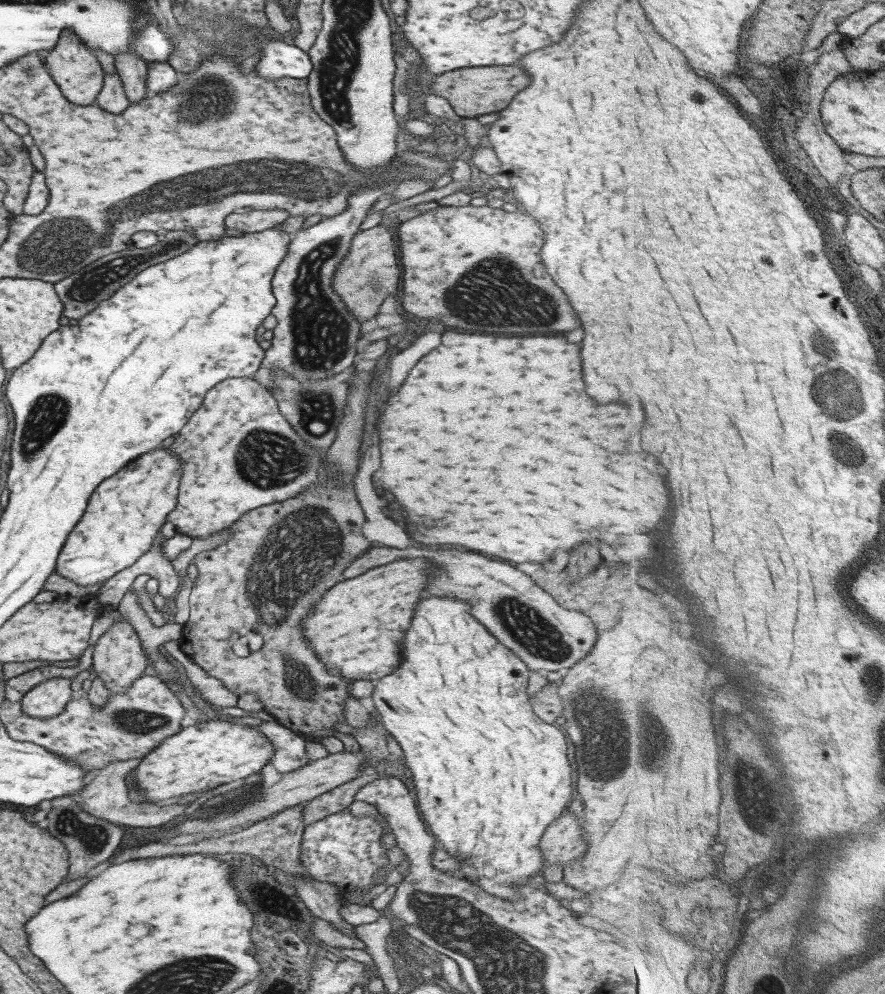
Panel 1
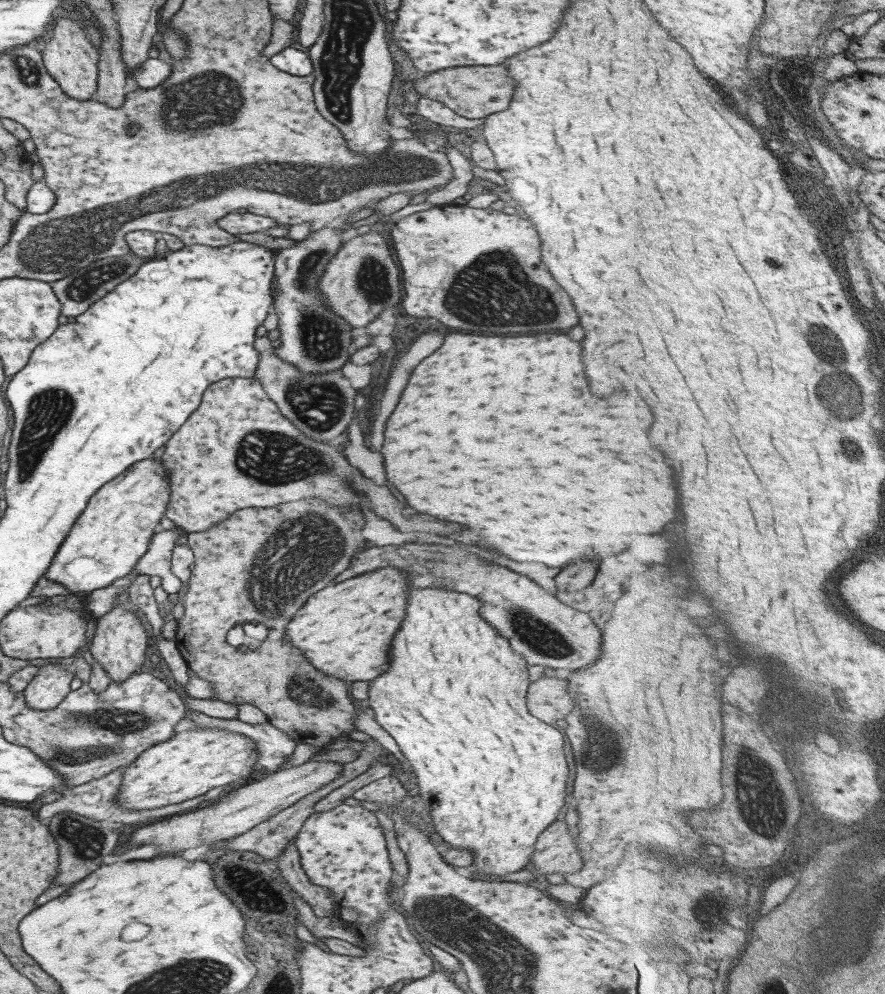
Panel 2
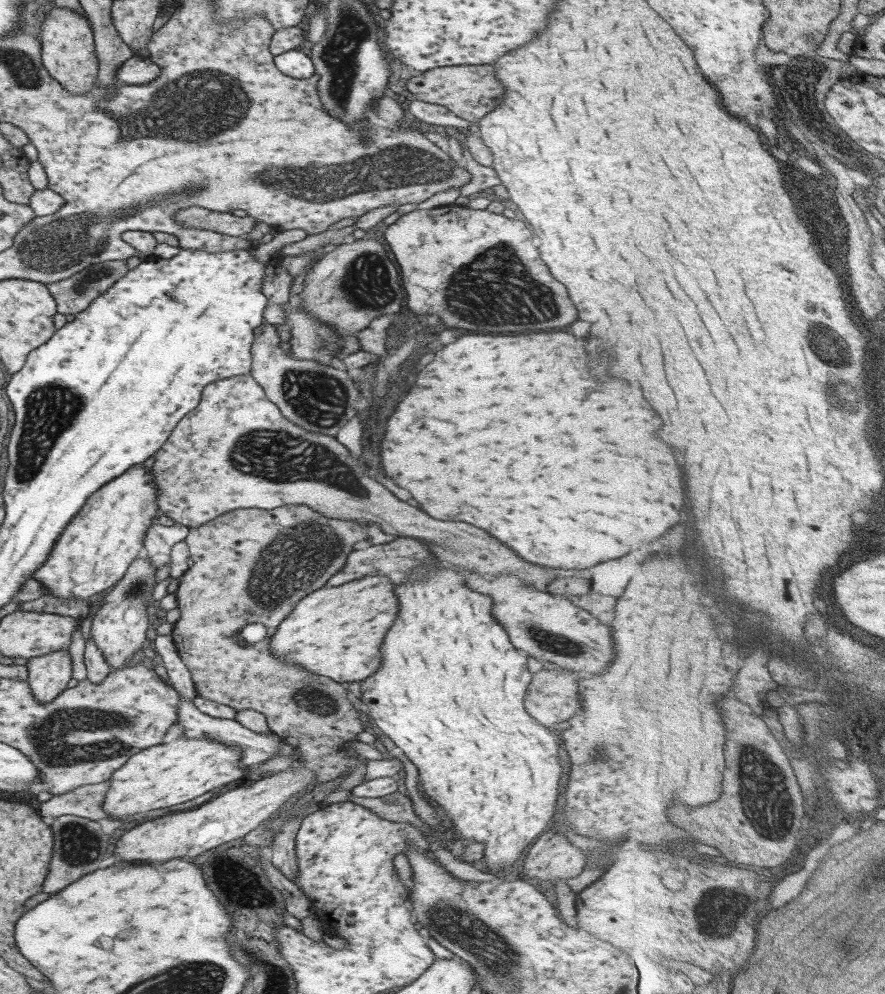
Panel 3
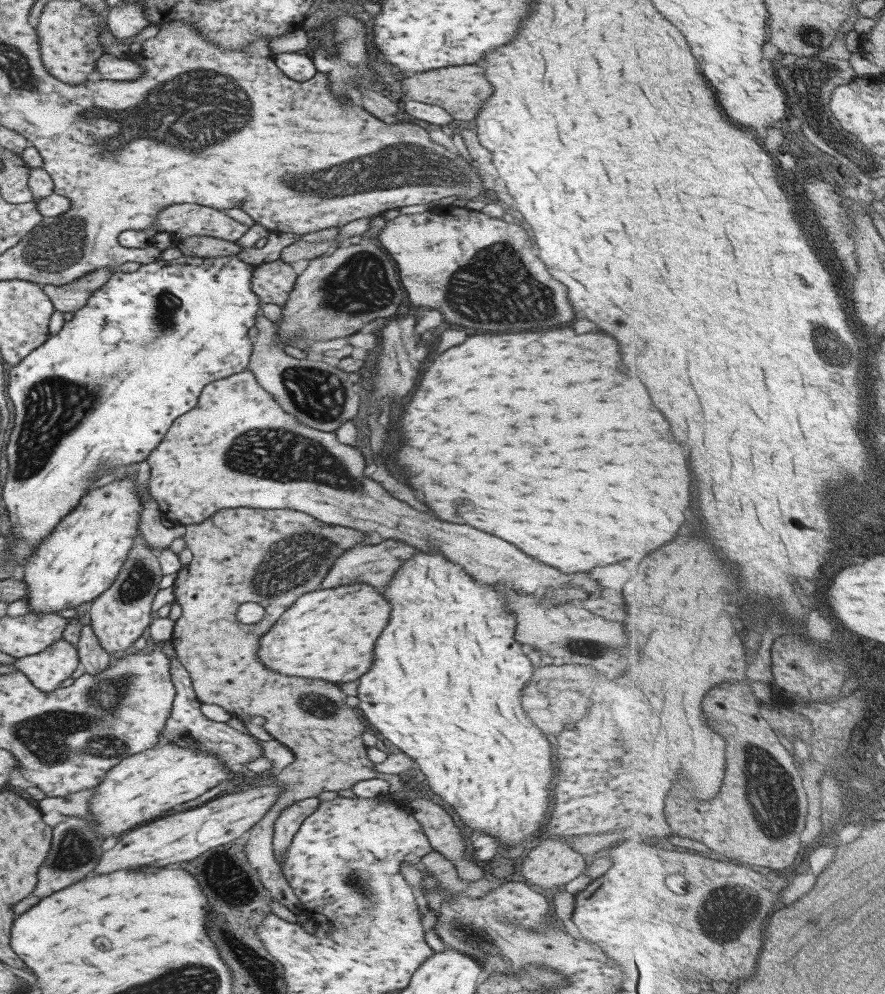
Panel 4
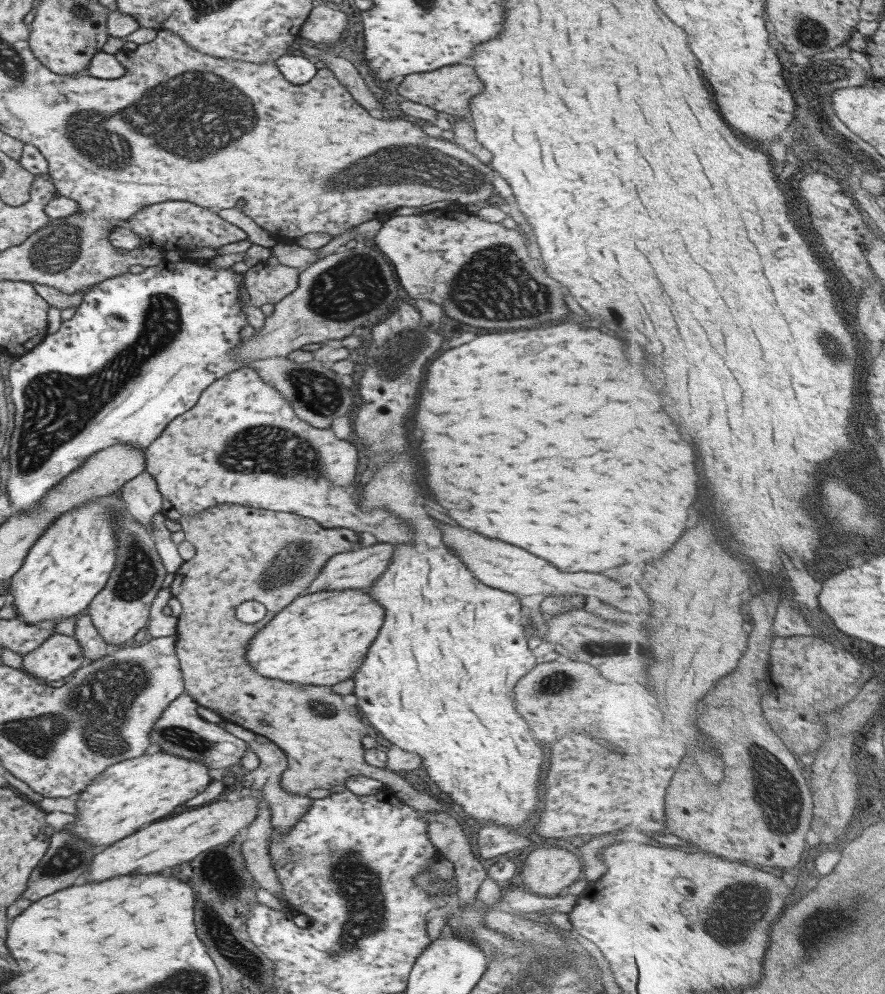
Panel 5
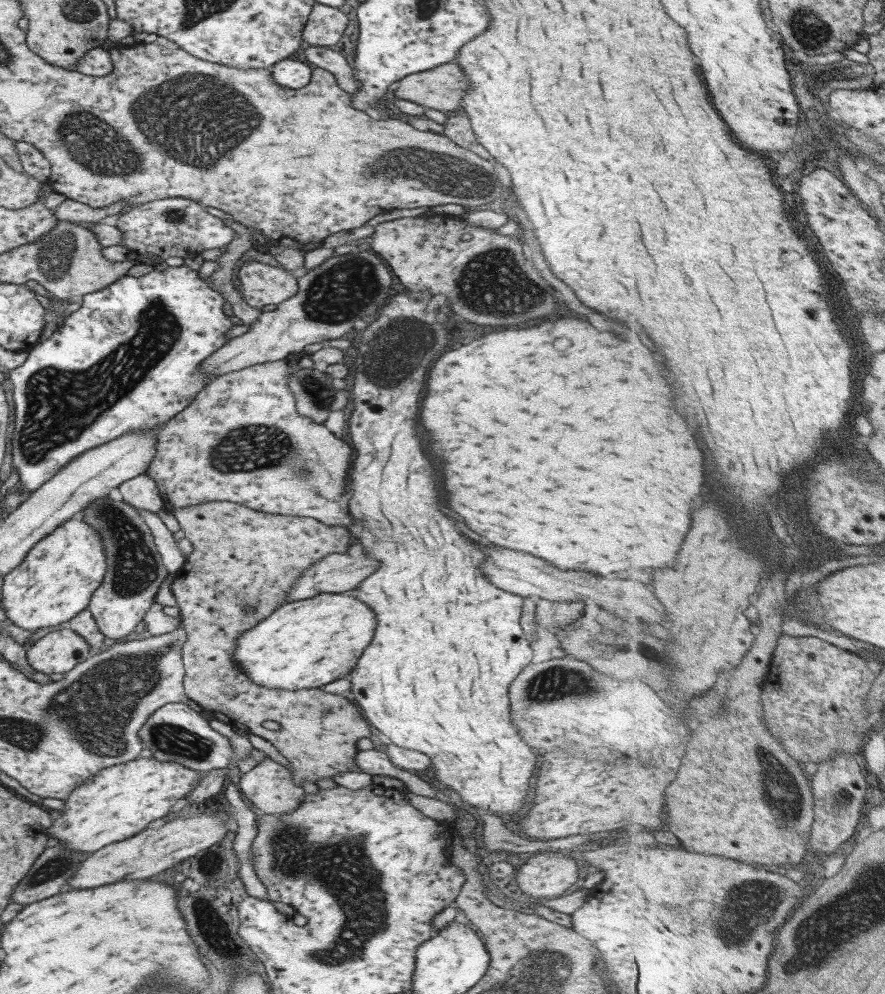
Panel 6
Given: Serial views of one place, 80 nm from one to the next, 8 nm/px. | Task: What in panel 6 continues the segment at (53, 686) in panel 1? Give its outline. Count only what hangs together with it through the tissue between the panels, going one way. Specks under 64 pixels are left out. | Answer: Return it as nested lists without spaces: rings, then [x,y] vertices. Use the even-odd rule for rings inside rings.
[[[66,626],[47,633],[26,648],[27,664],[33,671],[45,676],[55,673],[63,675],[88,657],[89,646],[85,644],[85,640]]]

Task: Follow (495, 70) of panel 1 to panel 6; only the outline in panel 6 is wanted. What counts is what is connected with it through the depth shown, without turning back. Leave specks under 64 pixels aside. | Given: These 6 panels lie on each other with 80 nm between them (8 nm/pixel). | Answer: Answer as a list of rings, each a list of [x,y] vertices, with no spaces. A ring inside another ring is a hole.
[[[446,62],[445,64],[434,66],[429,70],[422,70],[421,72],[401,77],[397,81],[397,84],[399,86],[395,88],[393,94],[401,100],[409,100],[409,102],[419,104],[419,106],[425,109],[432,108],[446,115],[455,113],[463,114],[461,97],[468,89],[468,82],[466,82],[465,75],[456,62]]]

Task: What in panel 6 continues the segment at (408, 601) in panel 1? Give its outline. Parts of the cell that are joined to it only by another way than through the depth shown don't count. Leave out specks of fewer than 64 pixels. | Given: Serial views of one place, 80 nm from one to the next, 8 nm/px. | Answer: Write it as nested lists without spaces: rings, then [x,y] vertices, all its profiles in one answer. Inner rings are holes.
[[[350,592],[321,593],[277,607],[235,640],[233,659],[255,684],[279,691],[319,687],[347,677],[375,628],[373,612]]]

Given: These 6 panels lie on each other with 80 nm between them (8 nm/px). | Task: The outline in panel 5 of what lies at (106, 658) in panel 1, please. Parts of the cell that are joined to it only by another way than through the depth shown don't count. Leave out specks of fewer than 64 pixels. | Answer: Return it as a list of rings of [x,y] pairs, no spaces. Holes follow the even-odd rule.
[[[127,512],[114,516],[114,537],[116,549],[115,564],[105,586],[88,604],[88,616],[93,628],[105,644],[122,647],[132,642],[132,638],[146,626],[152,600],[161,589],[161,581],[166,572],[154,549],[150,532]]]

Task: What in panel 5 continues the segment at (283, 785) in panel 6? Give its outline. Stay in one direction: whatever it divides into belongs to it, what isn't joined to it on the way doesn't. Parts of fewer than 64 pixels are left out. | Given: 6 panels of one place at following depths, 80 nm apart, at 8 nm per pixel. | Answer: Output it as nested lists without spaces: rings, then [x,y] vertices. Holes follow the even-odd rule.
[[[272,742],[261,745],[260,743],[252,743],[252,752],[254,752],[259,759],[259,766],[247,774],[243,775],[240,779],[240,785],[247,790],[255,790],[257,794],[260,794],[263,806],[268,808],[270,814],[270,824],[273,829],[277,829],[280,833],[288,833],[291,827],[294,827],[297,819],[305,814],[305,811],[311,806],[312,799],[307,796],[301,796],[298,794],[288,793],[280,785],[280,778],[282,772],[286,770],[288,761],[286,754]]]

